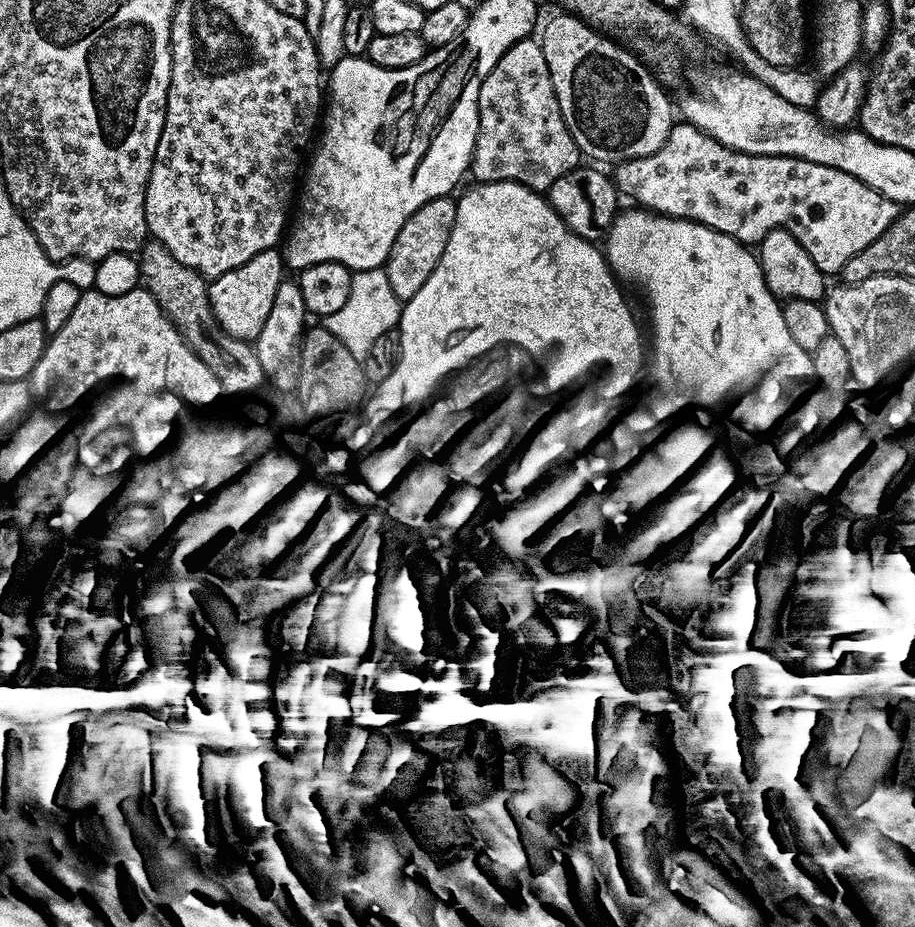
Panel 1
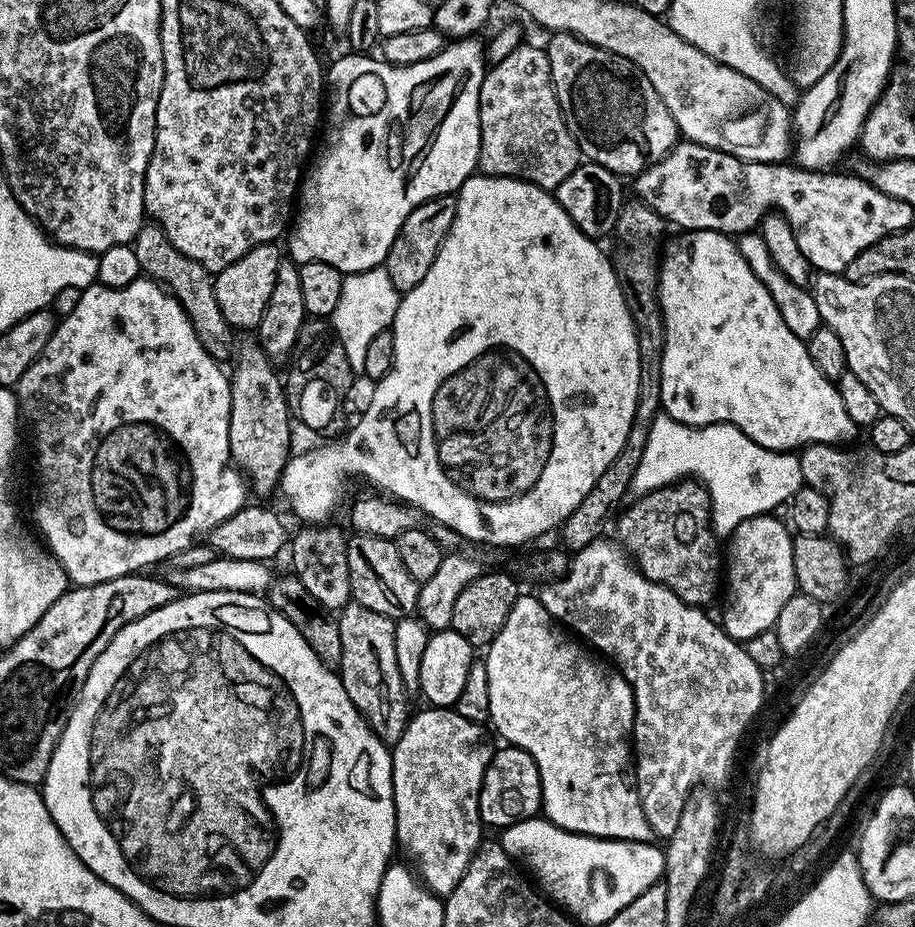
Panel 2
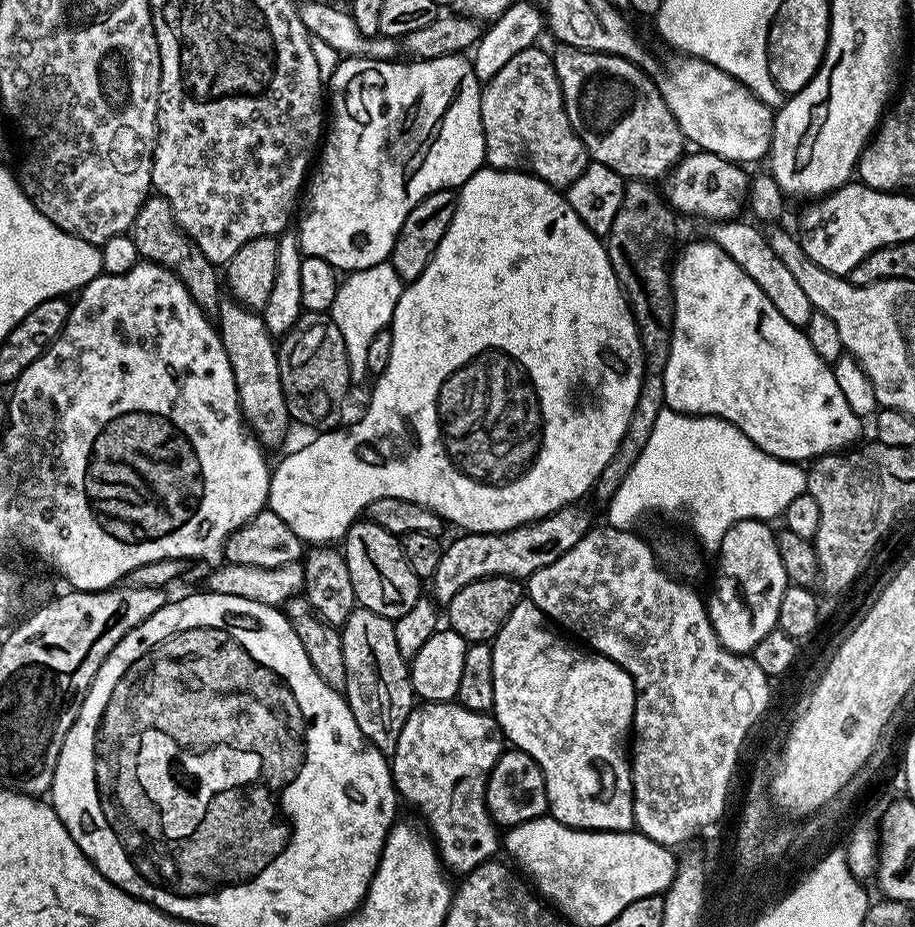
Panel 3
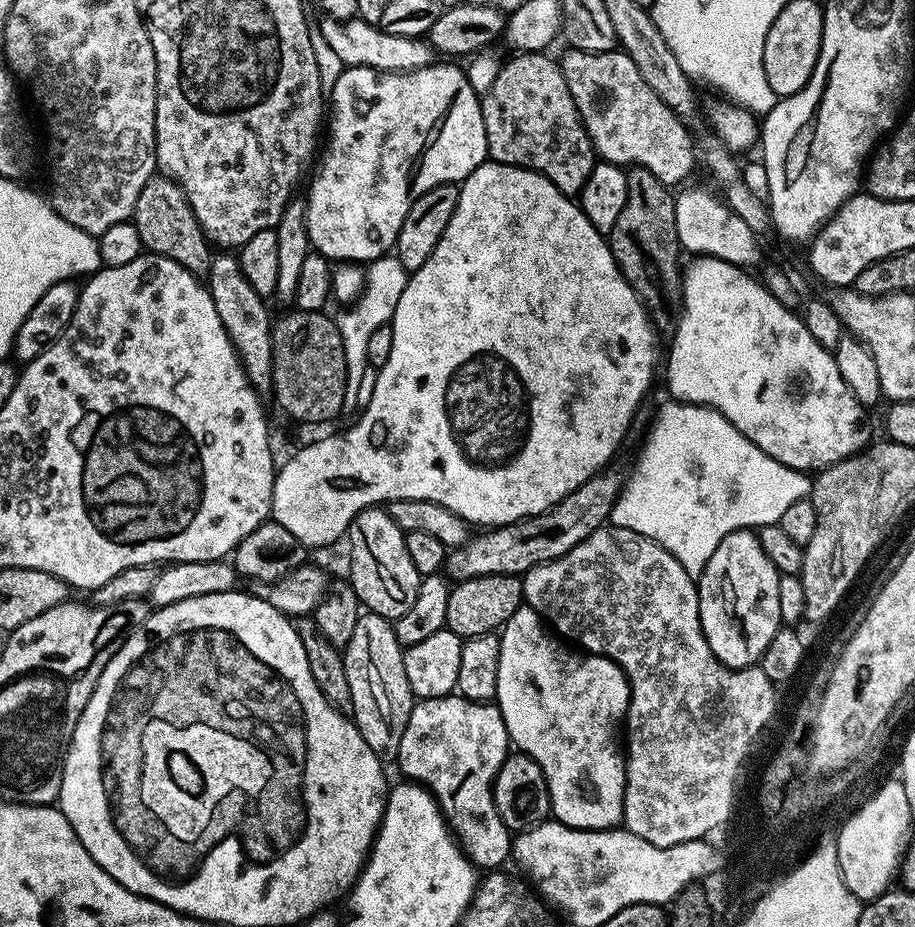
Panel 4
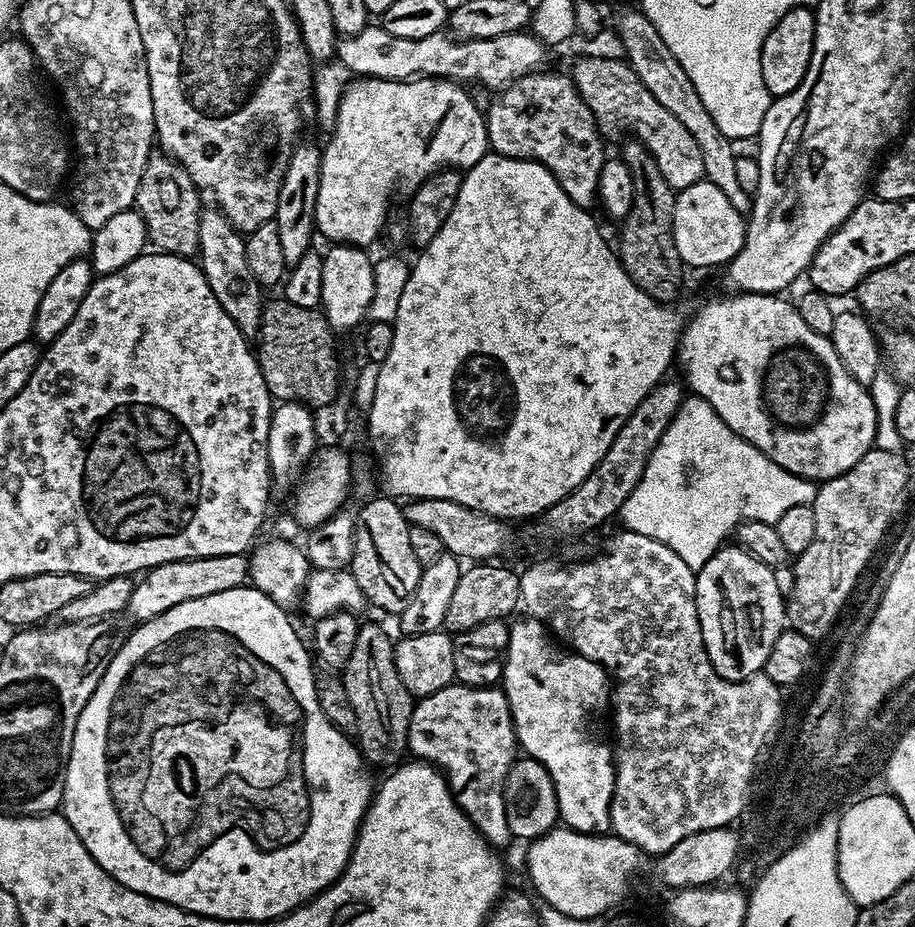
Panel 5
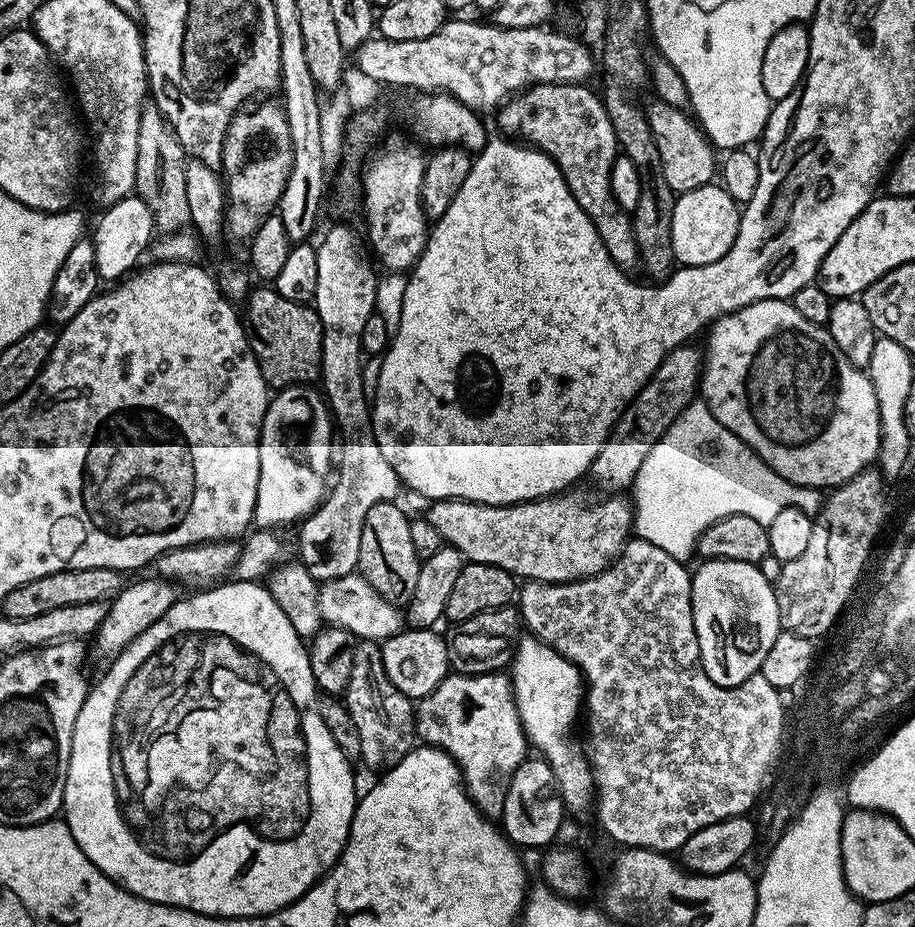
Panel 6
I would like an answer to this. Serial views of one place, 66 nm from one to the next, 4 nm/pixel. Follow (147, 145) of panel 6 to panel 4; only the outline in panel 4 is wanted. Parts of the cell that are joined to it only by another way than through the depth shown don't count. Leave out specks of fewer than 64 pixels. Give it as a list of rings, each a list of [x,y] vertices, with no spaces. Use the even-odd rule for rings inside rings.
[[[154,174],[146,182],[146,186],[142,186],[142,194],[138,194],[138,202],[132,211],[131,223],[138,230],[141,249],[147,250],[153,256],[170,258],[195,276],[207,277],[211,269],[213,249],[194,210],[190,210],[186,194],[170,177]]]

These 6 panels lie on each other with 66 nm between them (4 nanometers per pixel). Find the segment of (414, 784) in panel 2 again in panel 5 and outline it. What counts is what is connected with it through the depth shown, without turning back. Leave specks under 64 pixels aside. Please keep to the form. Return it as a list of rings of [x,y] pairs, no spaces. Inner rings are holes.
[[[450,683],[442,690],[438,690],[429,696],[421,696],[415,701],[412,709],[412,717],[410,718],[410,726],[408,727],[408,752],[411,753],[417,761],[427,762],[433,768],[439,768],[444,773],[444,780],[448,784],[448,788],[452,791],[452,797],[456,800],[457,806],[466,814],[466,818],[472,827],[480,831],[480,835],[497,850],[504,850],[508,843],[513,843],[514,837],[510,830],[510,822],[506,822],[506,802],[504,801],[504,783],[506,782],[506,774],[510,770],[512,761],[517,759],[518,745],[516,742],[516,730],[512,726],[512,711],[508,705],[508,699],[504,693],[503,687],[493,686],[491,688],[471,688],[465,684]]]

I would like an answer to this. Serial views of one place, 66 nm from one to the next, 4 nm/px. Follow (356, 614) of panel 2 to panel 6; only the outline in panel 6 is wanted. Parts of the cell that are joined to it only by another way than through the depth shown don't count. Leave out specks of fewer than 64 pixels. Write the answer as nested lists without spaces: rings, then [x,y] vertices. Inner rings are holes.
[[[360,640],[357,643],[346,703],[350,718],[354,718],[354,726],[358,726],[358,735],[362,737],[362,764],[379,770],[398,766],[398,762],[406,758],[418,740],[414,704],[398,690],[398,686],[394,686],[394,682],[390,682],[386,666],[382,666],[380,644],[375,640]]]

